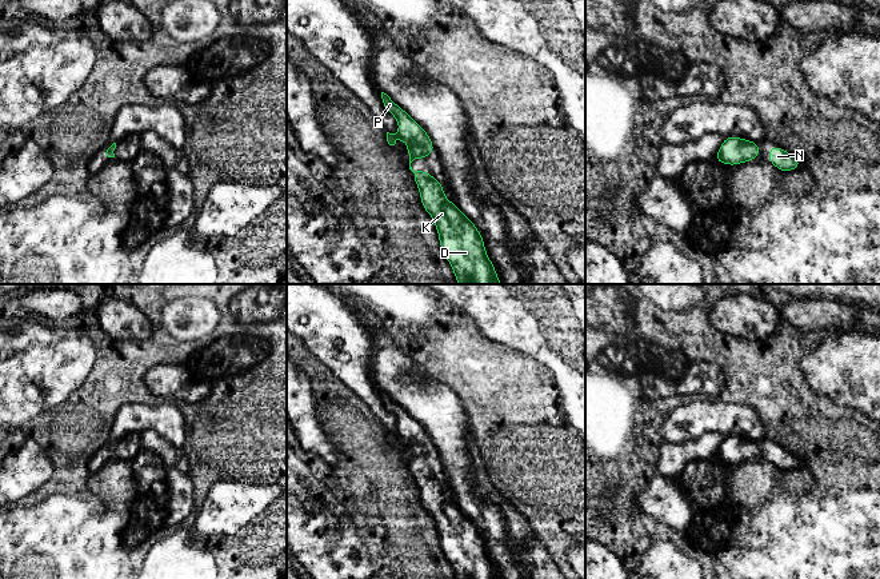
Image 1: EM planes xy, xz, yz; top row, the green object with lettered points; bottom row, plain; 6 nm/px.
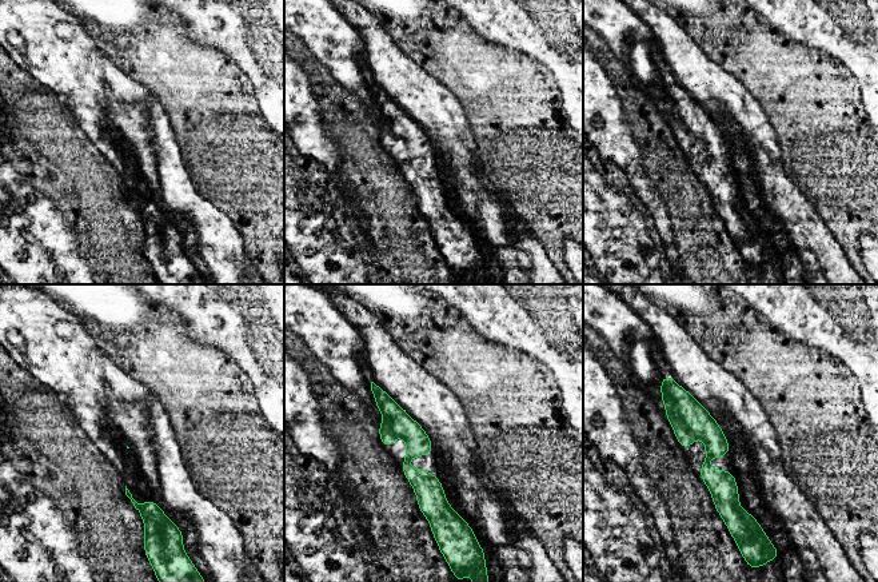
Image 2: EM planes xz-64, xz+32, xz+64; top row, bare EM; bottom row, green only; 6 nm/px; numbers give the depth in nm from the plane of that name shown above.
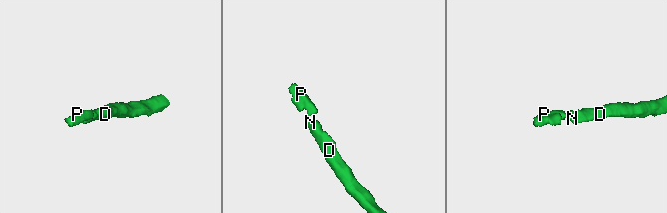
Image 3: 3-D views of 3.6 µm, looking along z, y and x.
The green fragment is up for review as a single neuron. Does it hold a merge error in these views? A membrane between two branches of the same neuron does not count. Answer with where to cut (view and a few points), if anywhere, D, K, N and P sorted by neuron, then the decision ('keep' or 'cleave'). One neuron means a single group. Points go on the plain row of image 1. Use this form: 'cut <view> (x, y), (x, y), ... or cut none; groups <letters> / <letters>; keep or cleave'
cut none; groups D K N P; keep

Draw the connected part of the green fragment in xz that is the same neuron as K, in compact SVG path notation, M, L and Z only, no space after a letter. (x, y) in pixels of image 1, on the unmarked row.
M381 391L381 398L385 408L400 423L397 434L387 431L387 440L395 444L401 438L408 443L409 468L415 472L423 507L436 523L440 547L452 564L456 579L499 579L477 526L457 507L455 500L445 498L439 479L427 468L415 471L411 466L415 458L427 456L436 450L431 436L387 392Z

